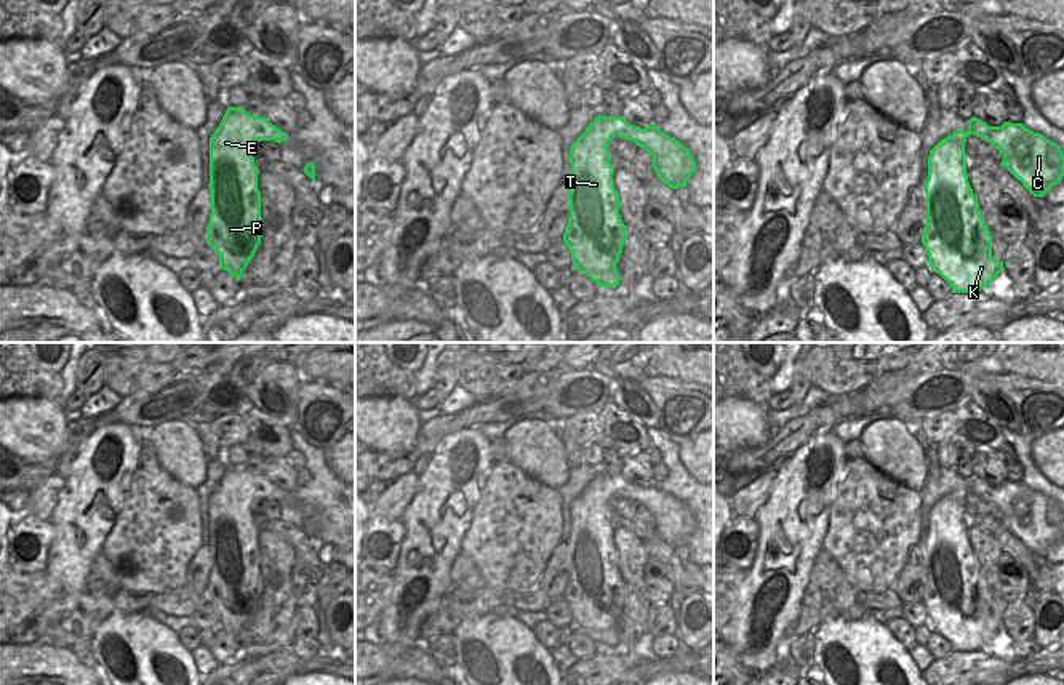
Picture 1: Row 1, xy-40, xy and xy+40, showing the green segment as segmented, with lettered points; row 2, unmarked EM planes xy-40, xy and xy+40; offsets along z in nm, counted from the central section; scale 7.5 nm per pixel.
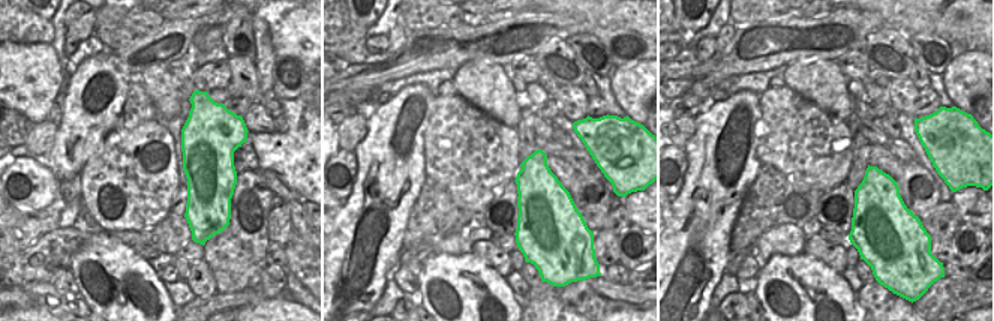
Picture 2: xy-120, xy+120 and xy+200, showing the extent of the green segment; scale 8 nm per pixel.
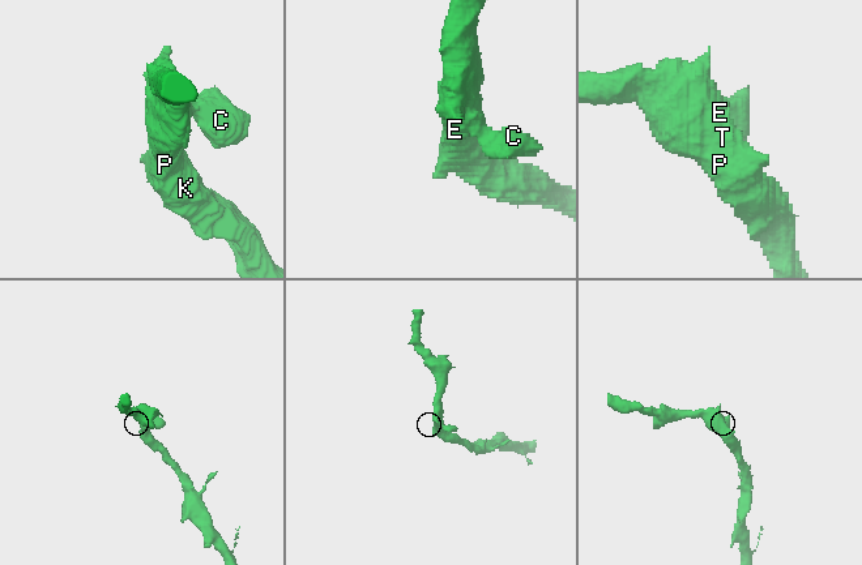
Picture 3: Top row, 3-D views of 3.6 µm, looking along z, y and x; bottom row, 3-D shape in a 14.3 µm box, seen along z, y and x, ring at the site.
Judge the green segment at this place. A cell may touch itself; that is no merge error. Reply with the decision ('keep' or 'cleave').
keep

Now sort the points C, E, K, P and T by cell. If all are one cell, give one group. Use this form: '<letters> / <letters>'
C E K P T

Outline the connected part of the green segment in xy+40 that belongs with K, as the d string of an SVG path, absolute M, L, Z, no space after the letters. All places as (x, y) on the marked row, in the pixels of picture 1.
M971 117L968 130L957 130L941 139L928 157L928 179L923 184L926 194L926 224L922 243L928 254L928 264L952 288L952 293L978 293L1003 270L1003 261L992 256L992 235L979 211L978 200L968 182L965 142L974 134L990 142L1002 155L1005 166L1034 197L1045 194L1064 176L1064 154L1061 147L1040 133L1034 133L1022 123L1005 122L1002 126L989 126Z

